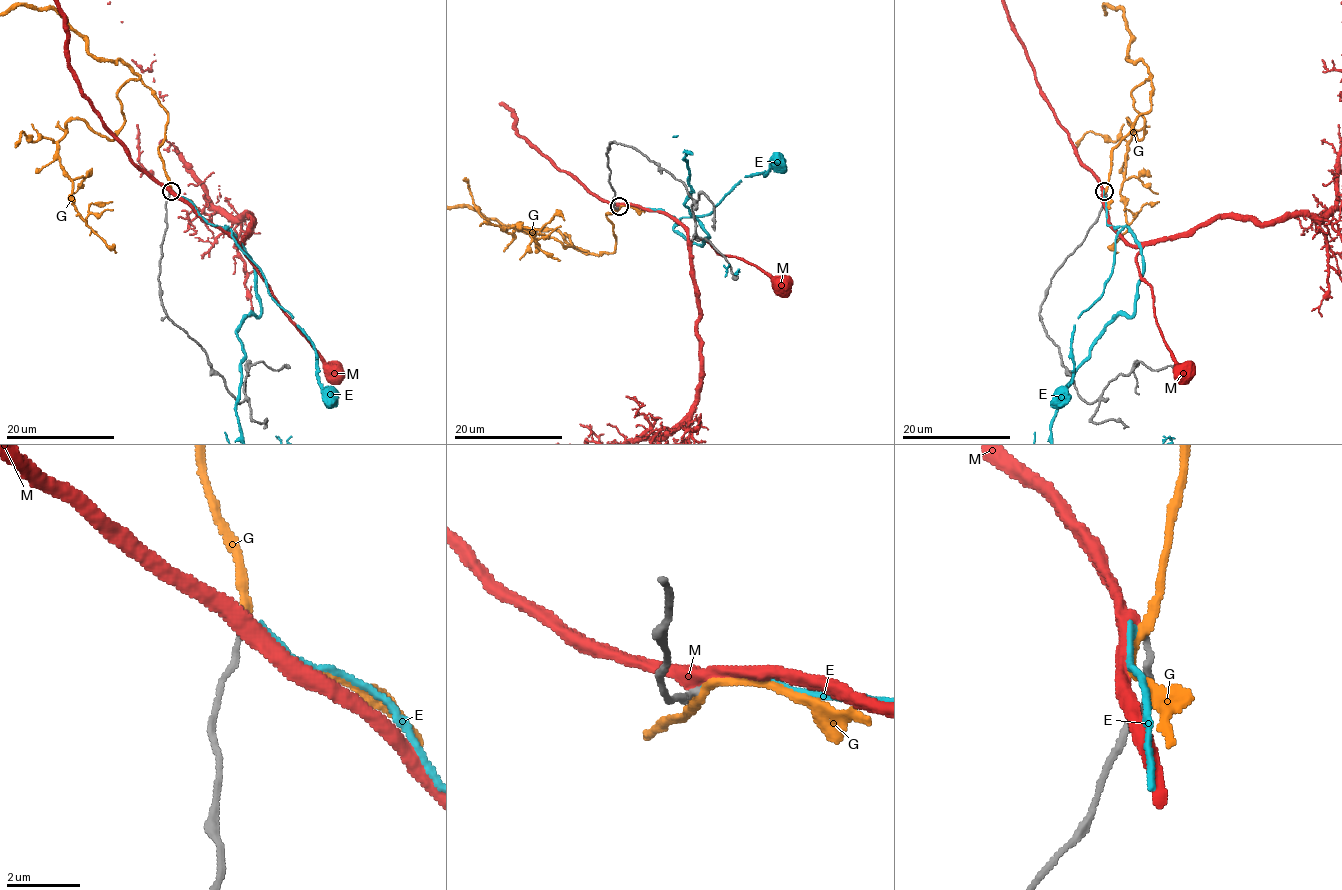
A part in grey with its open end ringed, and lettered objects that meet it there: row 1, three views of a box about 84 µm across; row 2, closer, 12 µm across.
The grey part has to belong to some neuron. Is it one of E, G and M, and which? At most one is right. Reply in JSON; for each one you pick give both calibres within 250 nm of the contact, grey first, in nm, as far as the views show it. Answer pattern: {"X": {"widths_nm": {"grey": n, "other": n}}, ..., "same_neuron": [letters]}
{"E": {"widths_nm": {"grey": 160, "other": 170}}, "same_neuron": ["E"]}

